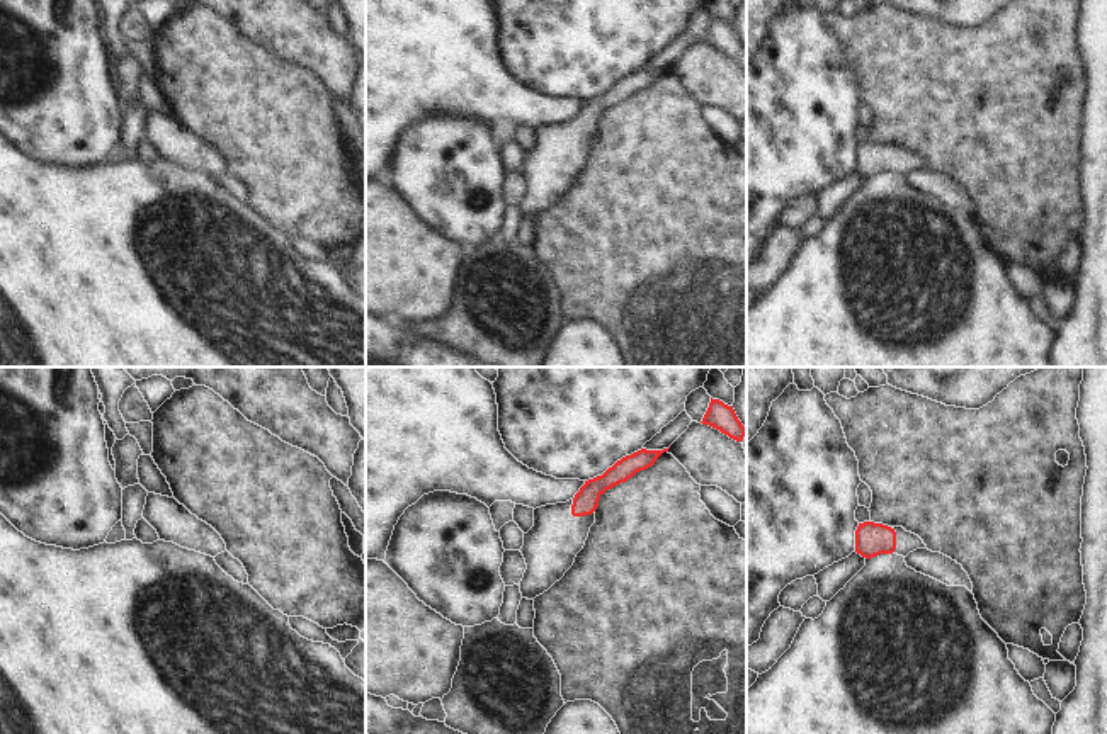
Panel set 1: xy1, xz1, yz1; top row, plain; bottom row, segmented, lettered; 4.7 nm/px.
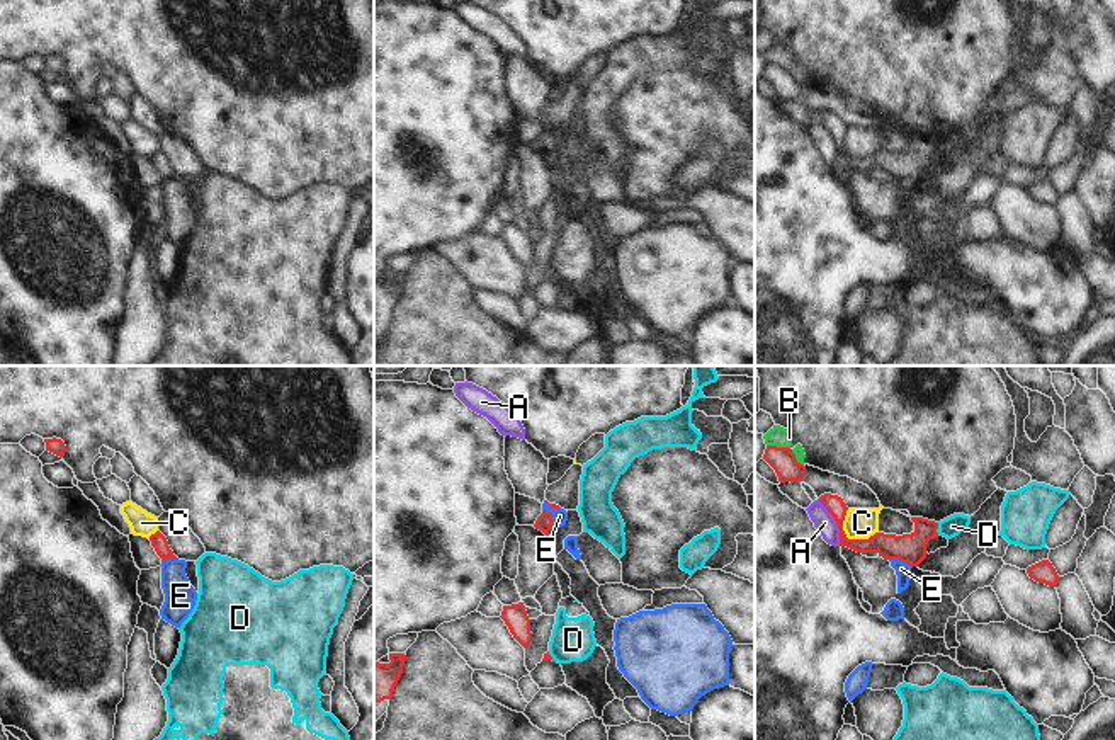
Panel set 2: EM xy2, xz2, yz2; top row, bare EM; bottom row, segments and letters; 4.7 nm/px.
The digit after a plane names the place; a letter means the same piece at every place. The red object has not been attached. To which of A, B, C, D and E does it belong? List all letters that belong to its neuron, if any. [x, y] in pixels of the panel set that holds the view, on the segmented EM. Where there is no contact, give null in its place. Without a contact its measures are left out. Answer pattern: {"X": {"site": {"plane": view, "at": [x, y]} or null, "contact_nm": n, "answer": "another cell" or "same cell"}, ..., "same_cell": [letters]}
{"A": {"site": {"plane": "yz2", "at": [837, 523]}, "contact_nm": 240, "answer": "another cell"}, "B": {"site": {"plane": "yz2", "at": [787, 448]}, "contact_nm": 200, "answer": "another cell"}, "C": {"site": {"plane": "yz2", "at": [850, 540]}, "contact_nm": 190, "answer": "another cell"}, "D": {"site": {"plane": "yz2", "at": [937, 528]}, "contact_nm": 60, "answer": "another cell"}, "E": {"site": {"plane": "xz2", "at": [551, 516]}, "contact_nm": 100, "answer": "another cell"}, "same_cell": []}

